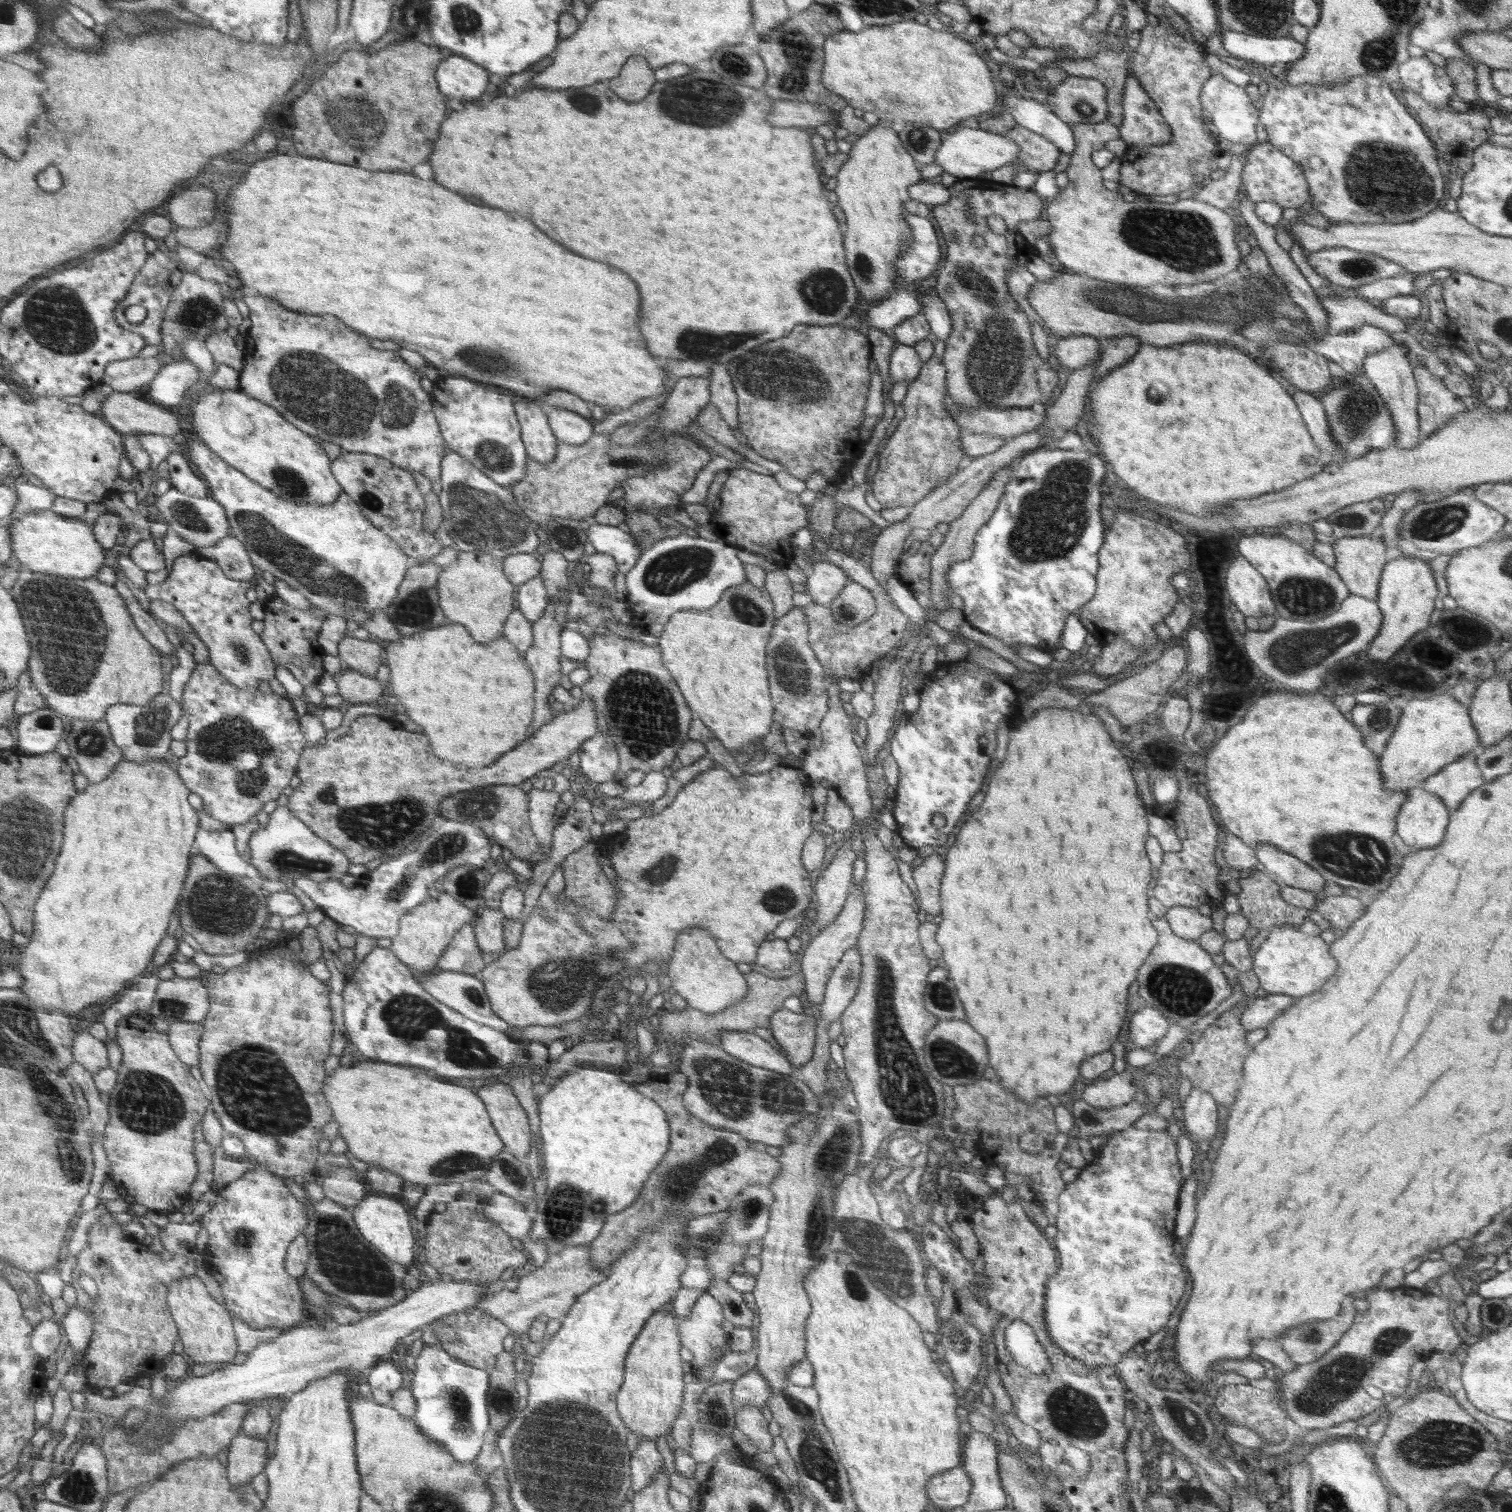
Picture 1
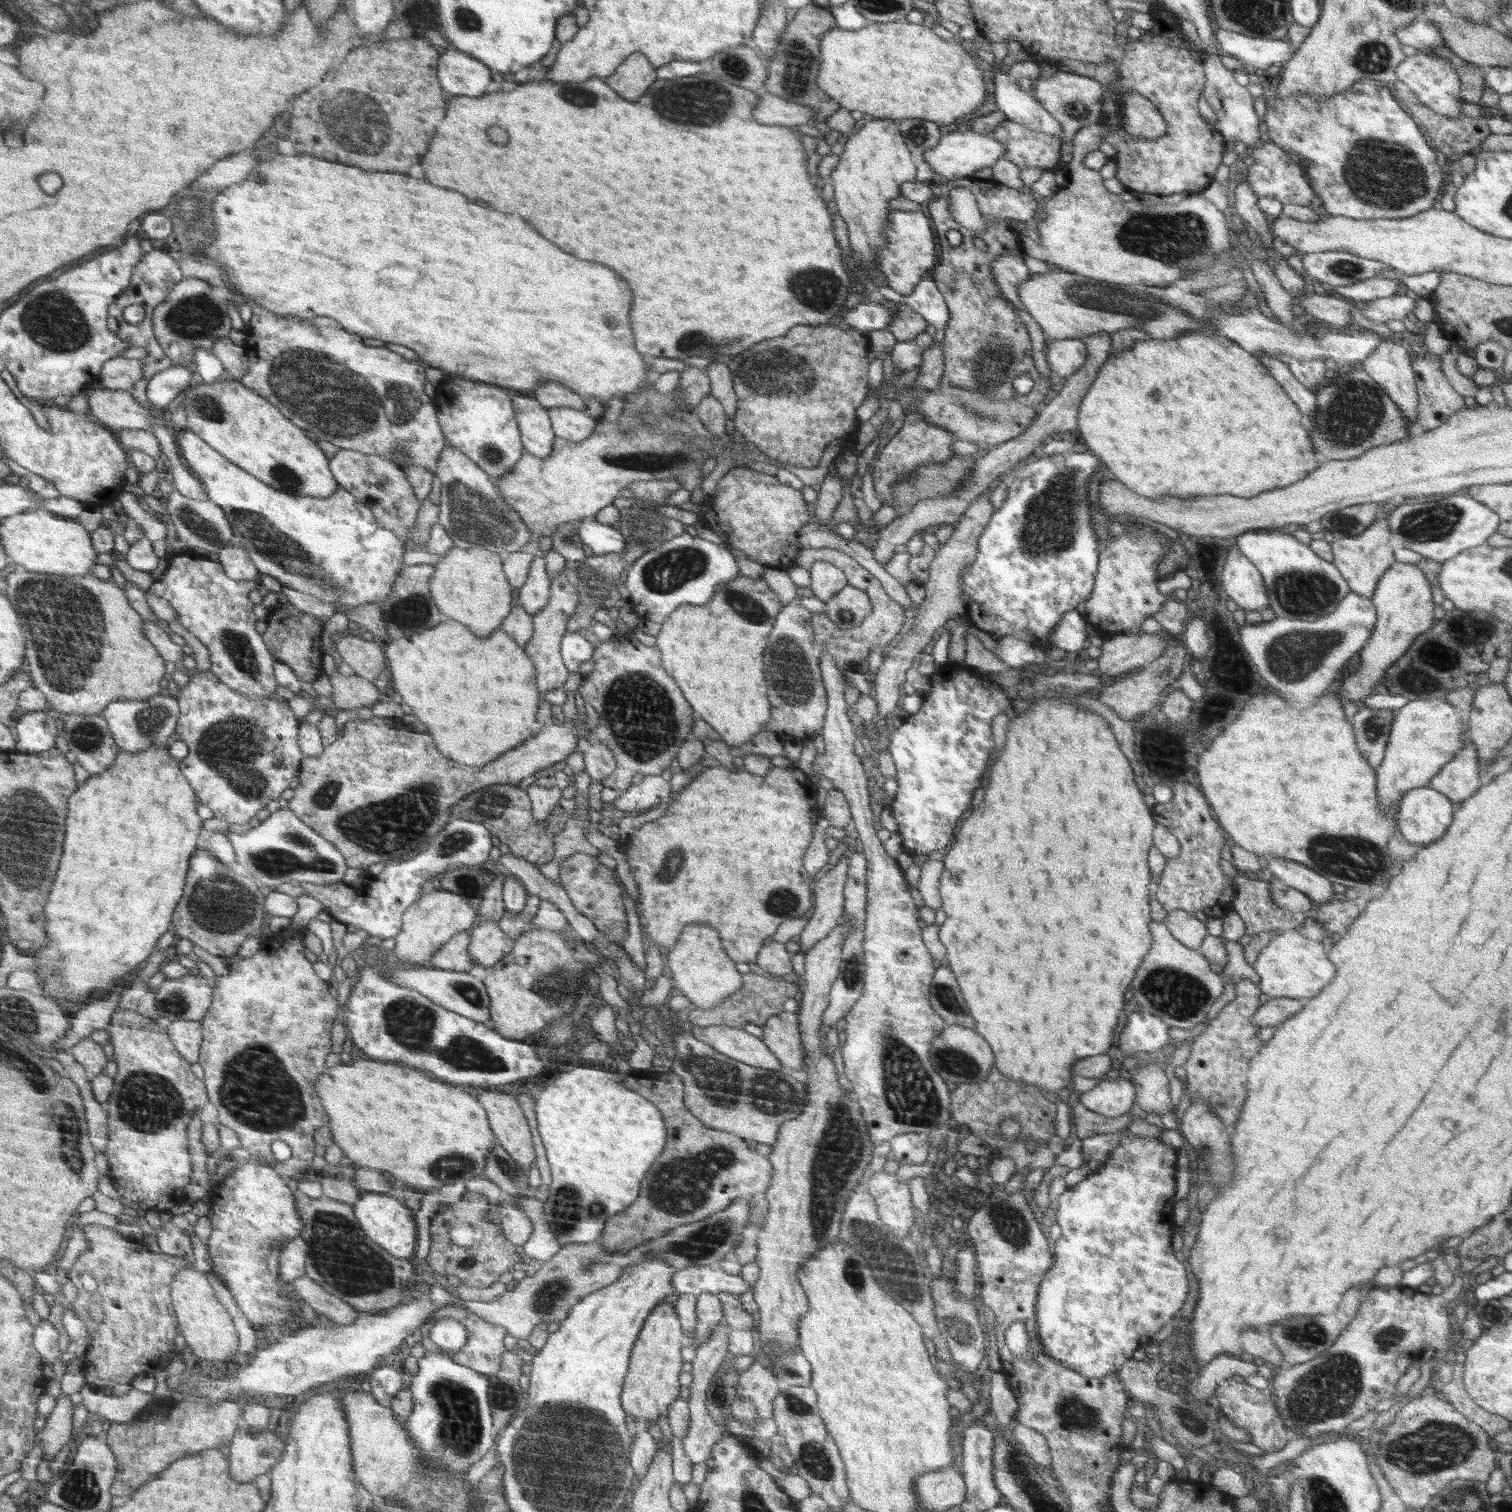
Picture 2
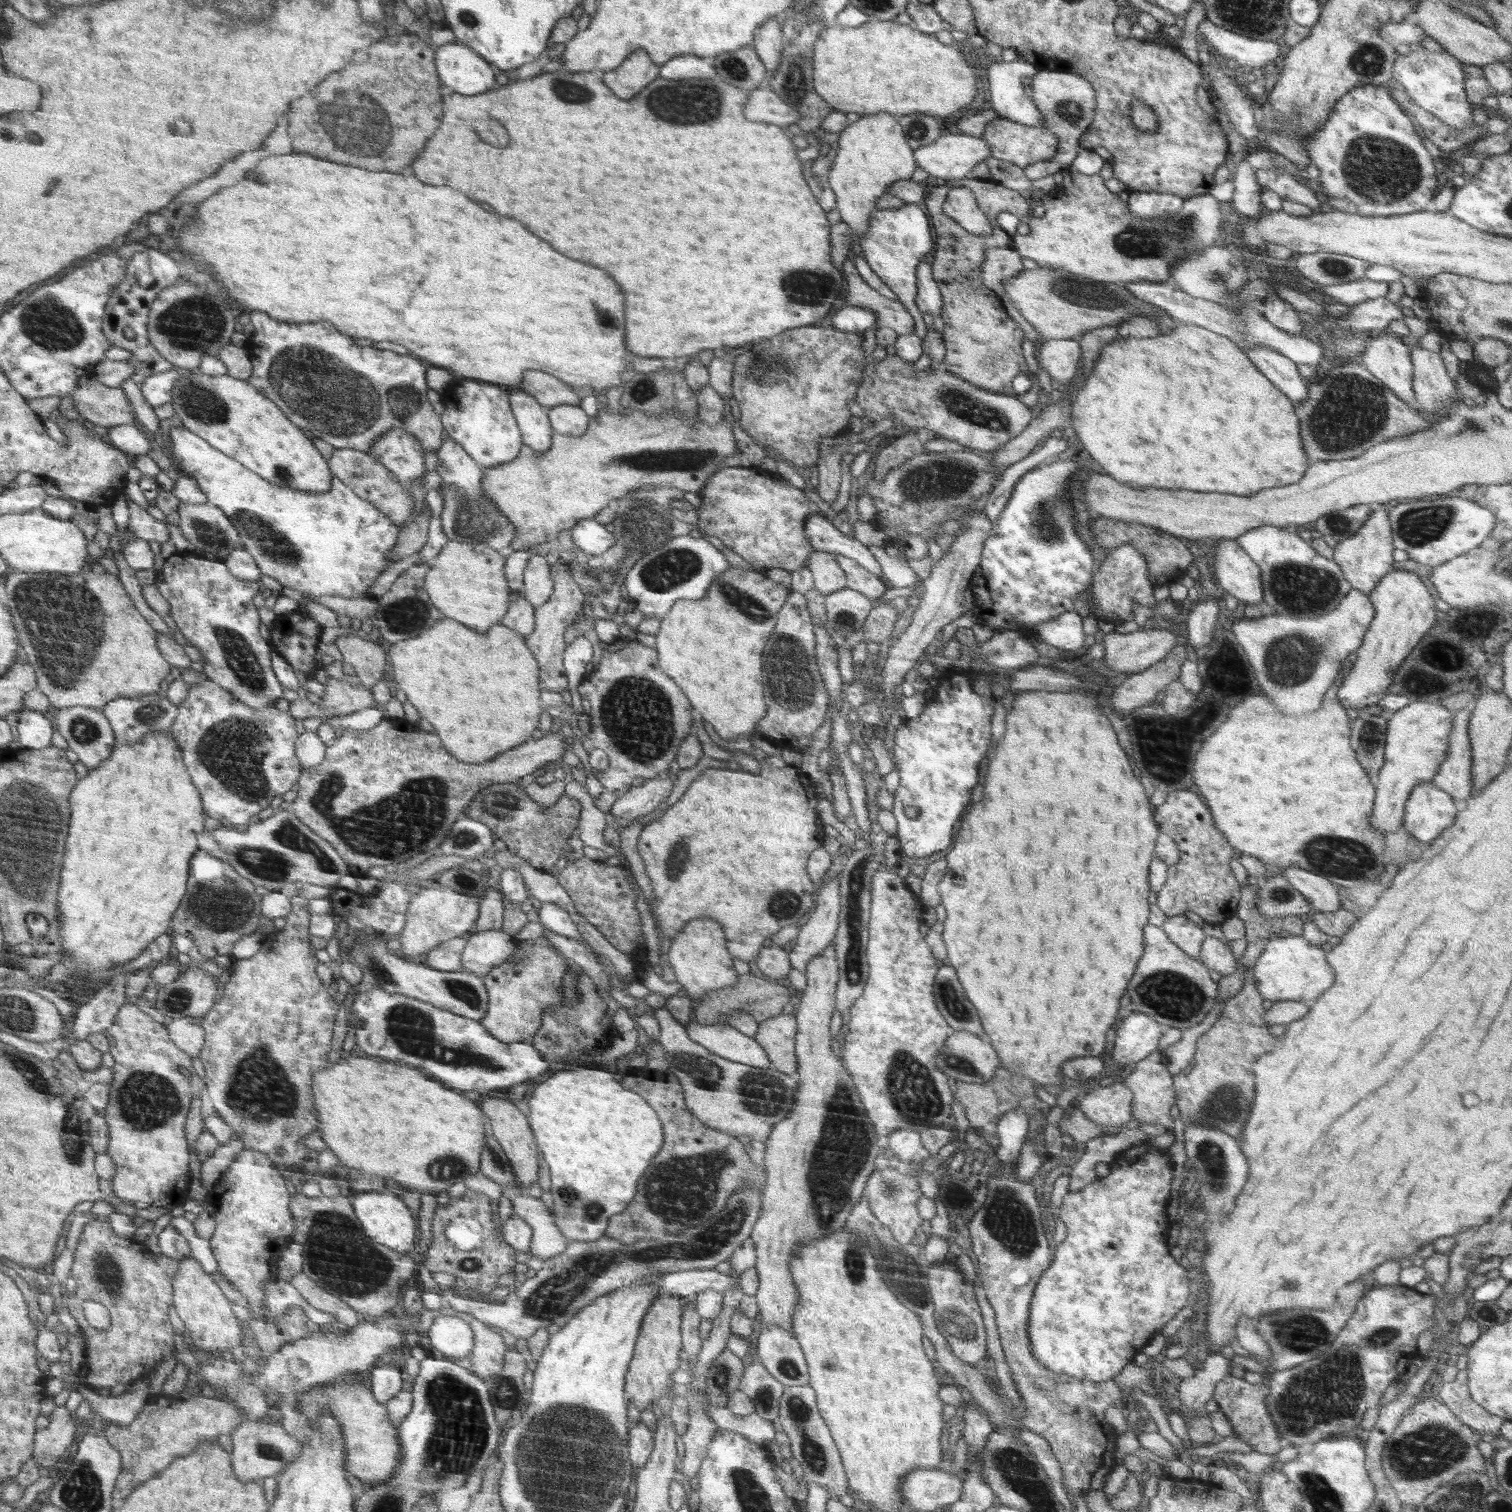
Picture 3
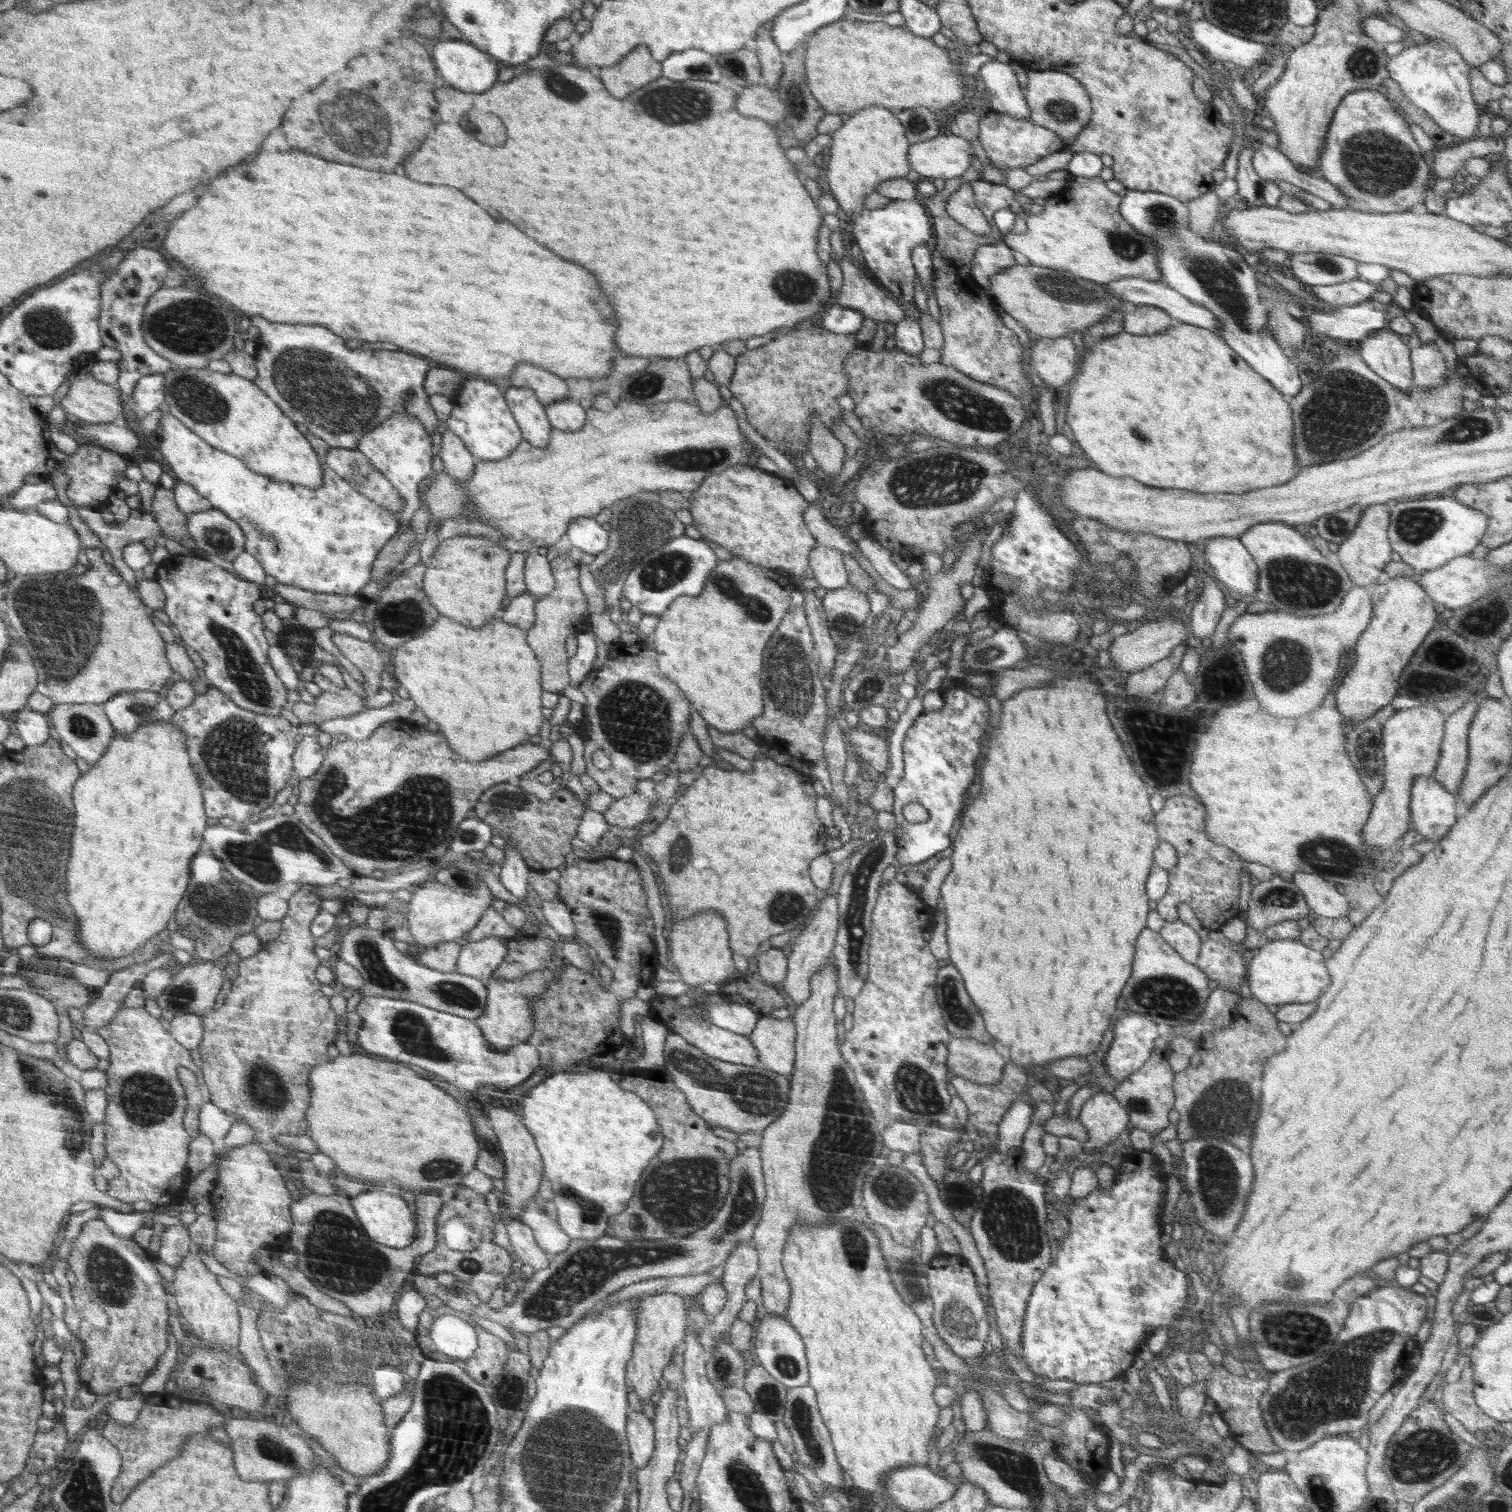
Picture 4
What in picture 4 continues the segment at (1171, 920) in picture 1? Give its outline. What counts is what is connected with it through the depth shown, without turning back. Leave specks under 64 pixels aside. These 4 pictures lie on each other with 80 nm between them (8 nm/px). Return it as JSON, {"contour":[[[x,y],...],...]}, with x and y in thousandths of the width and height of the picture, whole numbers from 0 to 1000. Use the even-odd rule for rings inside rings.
{"contour":[[[781,608],[771,610],[767,618],[784,636],[790,638],[794,624],[792,616]]]}

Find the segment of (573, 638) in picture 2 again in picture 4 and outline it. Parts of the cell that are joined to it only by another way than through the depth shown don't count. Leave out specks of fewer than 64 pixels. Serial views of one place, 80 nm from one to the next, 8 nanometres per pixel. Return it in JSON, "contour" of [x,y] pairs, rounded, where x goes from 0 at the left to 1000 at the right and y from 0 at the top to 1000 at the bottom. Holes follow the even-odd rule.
{"contour":[[[386,417],[381,420],[382,430],[379,434],[376,434],[376,453],[382,455],[387,450],[388,446],[392,443],[393,437],[396,435],[396,421],[393,418]]]}

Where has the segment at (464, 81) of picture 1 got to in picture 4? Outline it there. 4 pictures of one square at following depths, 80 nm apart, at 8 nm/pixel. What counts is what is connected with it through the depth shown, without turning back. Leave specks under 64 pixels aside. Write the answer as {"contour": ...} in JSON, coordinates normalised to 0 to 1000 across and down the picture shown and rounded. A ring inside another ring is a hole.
{"contour":[[[293,25],[287,26],[286,38],[295,56],[307,61],[319,61],[323,60],[330,53],[329,40],[322,34],[306,26]]]}

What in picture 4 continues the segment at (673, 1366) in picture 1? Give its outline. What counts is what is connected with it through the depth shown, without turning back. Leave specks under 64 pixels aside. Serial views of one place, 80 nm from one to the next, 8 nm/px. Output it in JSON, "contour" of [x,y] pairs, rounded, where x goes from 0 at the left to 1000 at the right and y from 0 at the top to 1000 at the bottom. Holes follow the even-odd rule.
{"contour":[[[440,854],[425,859],[421,866],[421,889],[419,890],[417,899],[414,901],[414,914],[417,919],[419,918],[419,920],[424,926],[429,925],[429,923],[431,923],[437,918],[435,913],[438,911],[438,906],[440,905],[440,902],[443,902],[444,899],[446,890],[448,890],[452,885],[452,873],[455,872],[455,859],[450,856]]]}

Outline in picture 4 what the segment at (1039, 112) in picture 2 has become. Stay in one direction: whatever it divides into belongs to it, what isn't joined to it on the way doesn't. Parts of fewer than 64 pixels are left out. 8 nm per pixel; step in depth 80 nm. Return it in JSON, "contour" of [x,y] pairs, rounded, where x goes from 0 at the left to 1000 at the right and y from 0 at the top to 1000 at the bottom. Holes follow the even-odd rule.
{"contour":[[[656,40],[647,45],[647,53],[655,64],[655,72],[669,77],[681,79],[681,72],[671,46],[667,42]]]}

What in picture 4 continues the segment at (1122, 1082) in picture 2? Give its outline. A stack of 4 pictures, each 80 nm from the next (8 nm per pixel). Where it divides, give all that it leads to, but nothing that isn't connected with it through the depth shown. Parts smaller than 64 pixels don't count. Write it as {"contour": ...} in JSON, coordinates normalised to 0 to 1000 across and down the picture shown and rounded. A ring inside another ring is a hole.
{"contour":[[[725,723],[715,732],[715,744],[719,747],[717,756],[718,763],[731,758],[741,751],[746,745],[746,735],[738,728],[736,723]]]}

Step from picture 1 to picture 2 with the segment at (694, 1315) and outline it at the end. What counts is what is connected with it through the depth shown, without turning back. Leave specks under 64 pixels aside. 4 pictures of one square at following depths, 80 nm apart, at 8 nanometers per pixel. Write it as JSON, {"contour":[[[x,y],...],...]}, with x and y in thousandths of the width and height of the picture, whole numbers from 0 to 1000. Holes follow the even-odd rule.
{"contour":[[[468,854],[461,858],[460,879],[458,885],[455,885],[455,890],[462,892],[465,888],[469,886],[473,881],[473,878],[478,874],[479,864],[475,856]]]}

